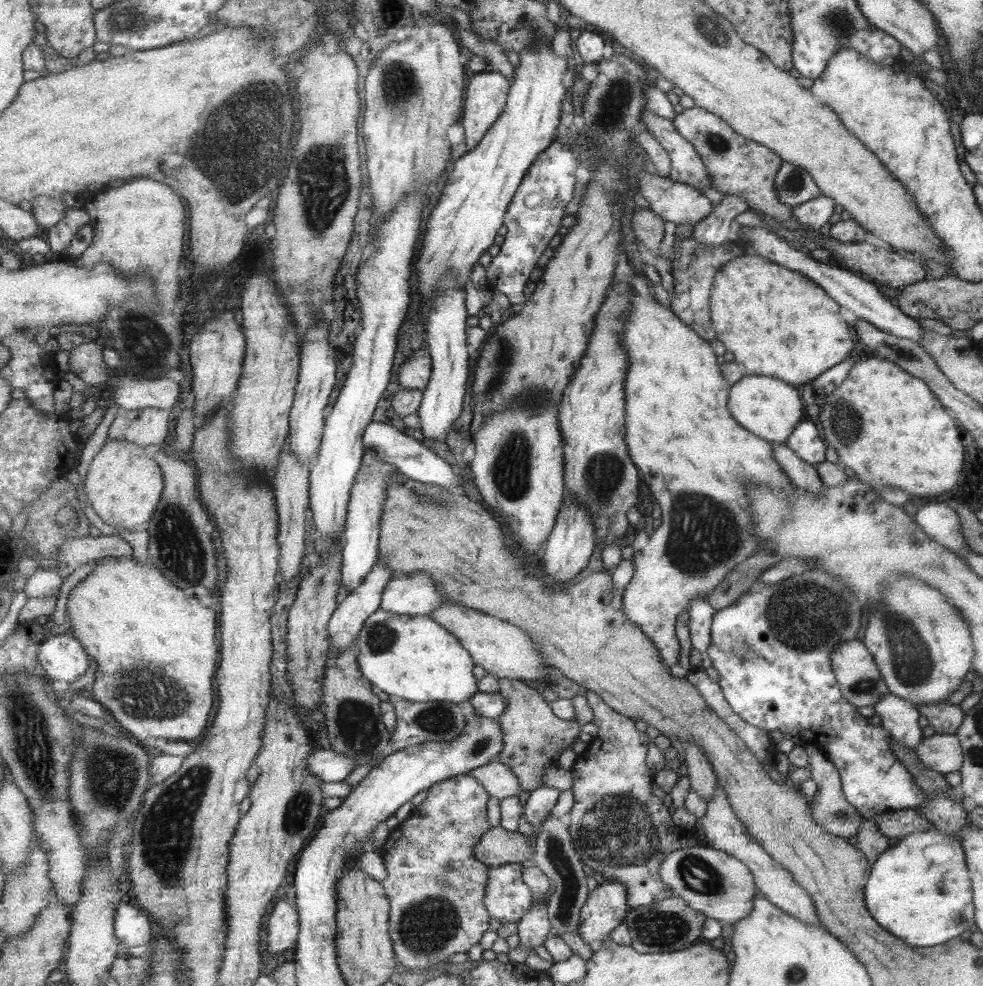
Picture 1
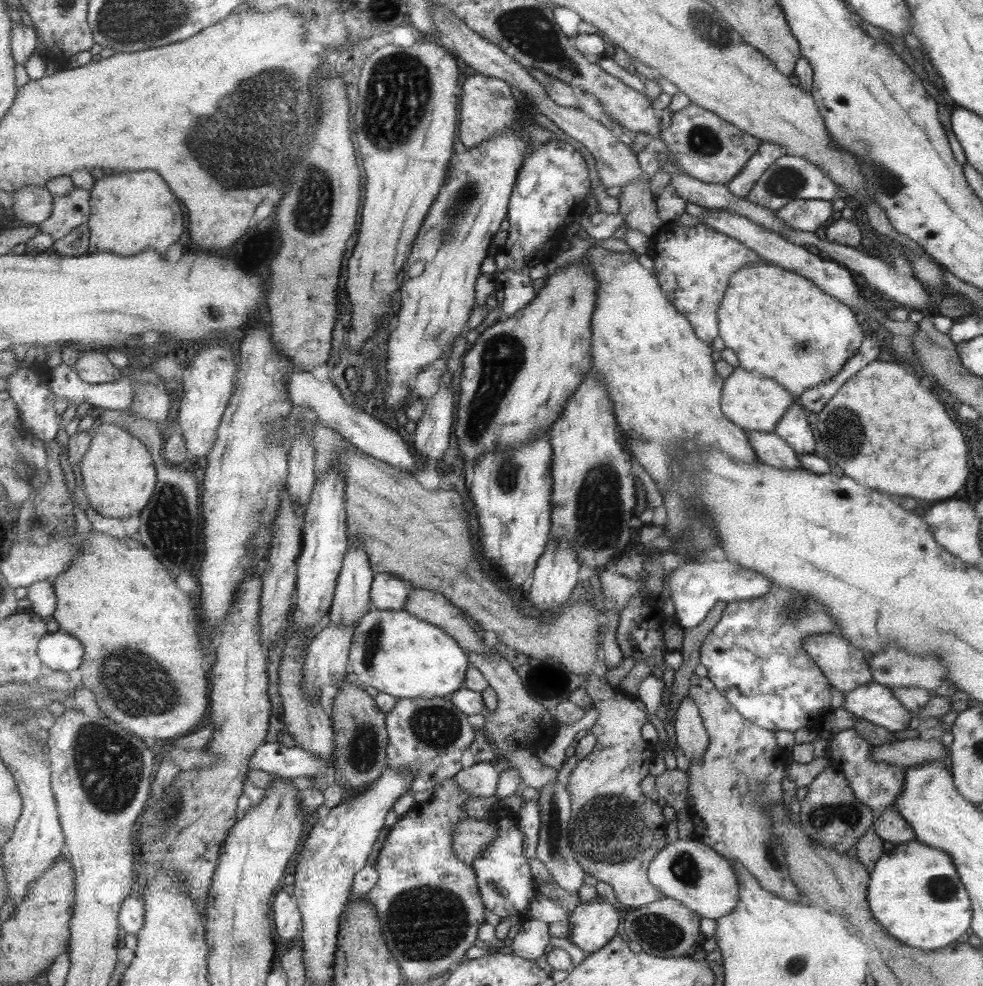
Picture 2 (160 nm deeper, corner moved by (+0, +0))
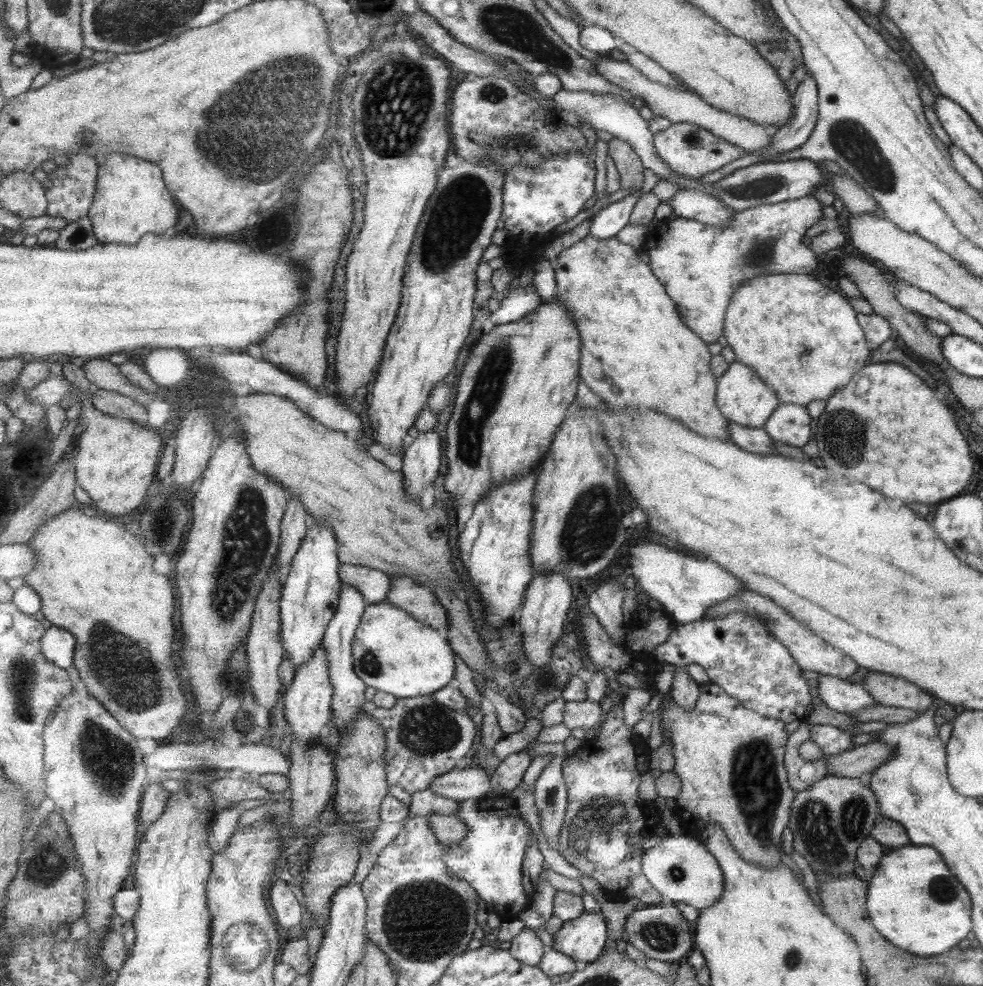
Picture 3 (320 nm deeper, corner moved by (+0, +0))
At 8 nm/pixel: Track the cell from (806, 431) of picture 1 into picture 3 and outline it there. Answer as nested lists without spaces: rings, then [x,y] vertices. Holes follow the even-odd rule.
[[[780,403],[762,429],[775,442],[801,448],[811,434],[809,422],[811,418],[803,405]]]

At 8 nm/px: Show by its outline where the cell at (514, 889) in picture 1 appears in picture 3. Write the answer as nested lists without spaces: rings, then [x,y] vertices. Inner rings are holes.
[[[485,797],[481,800],[469,799],[460,801],[460,807],[456,815],[462,818],[462,821],[469,827],[468,835],[457,844],[452,844],[445,848],[445,863],[448,864],[452,876],[465,879],[478,892],[480,898],[483,899],[489,911],[495,912],[503,921],[511,922],[520,918],[520,914],[530,908],[532,895],[528,894],[528,890],[524,887],[524,863],[525,853],[530,847],[533,834],[529,822],[521,818],[521,812],[517,808],[513,808],[513,804],[509,804],[507,800],[495,800],[489,798],[491,802],[487,802]]]

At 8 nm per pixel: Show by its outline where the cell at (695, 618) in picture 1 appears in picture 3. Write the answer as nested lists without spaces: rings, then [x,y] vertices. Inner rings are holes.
[[[637,539],[629,549],[628,564],[638,589],[660,607],[675,624],[689,624],[704,618],[707,608],[725,602],[725,598],[745,592],[743,583],[710,560],[699,561],[673,551],[666,543],[655,544]]]

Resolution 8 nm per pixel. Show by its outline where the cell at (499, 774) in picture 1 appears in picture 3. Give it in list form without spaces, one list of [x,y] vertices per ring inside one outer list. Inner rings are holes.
[[[482,768],[453,769],[434,778],[428,789],[451,800],[476,799],[491,792],[490,777]]]

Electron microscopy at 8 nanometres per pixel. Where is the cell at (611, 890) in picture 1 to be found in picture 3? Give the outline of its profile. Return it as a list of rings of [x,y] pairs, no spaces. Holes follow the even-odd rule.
[[[583,913],[579,918],[565,921],[563,928],[553,936],[550,948],[582,960],[586,964],[599,960],[607,944],[607,918],[599,913]]]

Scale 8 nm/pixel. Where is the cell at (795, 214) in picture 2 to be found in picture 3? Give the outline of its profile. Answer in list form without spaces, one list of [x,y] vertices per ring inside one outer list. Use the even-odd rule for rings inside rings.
[[[807,195],[801,198],[796,198],[795,200],[781,201],[773,204],[764,204],[759,206],[754,206],[742,211],[734,211],[732,214],[732,220],[726,225],[714,225],[705,224],[702,222],[697,222],[694,220],[689,220],[686,218],[670,218],[666,220],[663,225],[658,229],[653,230],[653,248],[647,250],[649,256],[649,266],[650,270],[653,270],[653,274],[659,279],[660,282],[665,282],[664,290],[669,290],[669,298],[673,298],[673,302],[677,302],[677,306],[681,306],[681,318],[685,318],[685,322],[689,322],[689,326],[693,326],[693,330],[697,330],[697,334],[701,334],[701,340],[708,343],[716,342],[717,338],[721,336],[724,332],[724,316],[727,312],[727,304],[729,304],[729,298],[731,298],[733,292],[736,292],[737,288],[741,286],[745,281],[750,278],[760,277],[761,275],[769,274],[799,274],[799,273],[809,273],[810,270],[813,271],[817,267],[817,260],[815,260],[815,253],[807,248],[807,244],[803,246],[801,244],[801,238],[805,234],[805,230],[809,226],[818,226],[817,220],[821,218],[821,204],[815,200],[811,195]]]

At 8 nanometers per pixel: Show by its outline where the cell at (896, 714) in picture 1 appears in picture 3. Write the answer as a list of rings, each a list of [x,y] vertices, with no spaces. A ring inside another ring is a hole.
[[[817,675],[817,695],[826,708],[839,713],[857,714],[875,706],[872,695],[857,683],[831,675]]]

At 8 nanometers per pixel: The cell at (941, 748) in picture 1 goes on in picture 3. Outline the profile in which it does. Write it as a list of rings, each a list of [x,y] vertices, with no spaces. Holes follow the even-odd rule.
[[[876,740],[855,745],[844,753],[824,757],[826,775],[859,778],[863,772],[871,772],[884,763],[892,750]]]

